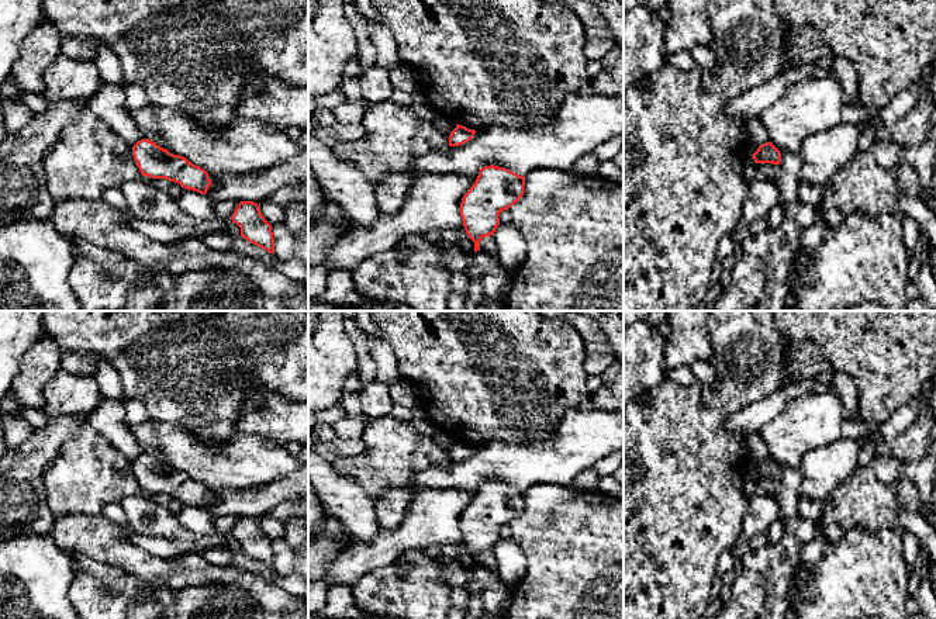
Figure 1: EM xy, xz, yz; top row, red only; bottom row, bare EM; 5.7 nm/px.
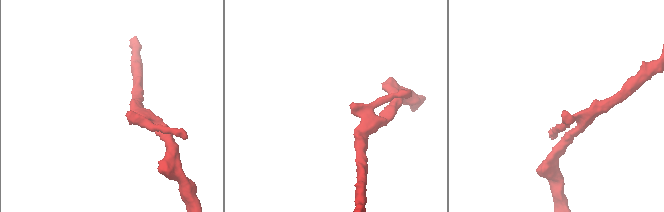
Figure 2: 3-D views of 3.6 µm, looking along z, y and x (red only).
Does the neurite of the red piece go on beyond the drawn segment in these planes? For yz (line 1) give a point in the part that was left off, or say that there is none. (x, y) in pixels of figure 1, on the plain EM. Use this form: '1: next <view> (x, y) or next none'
1: next none

